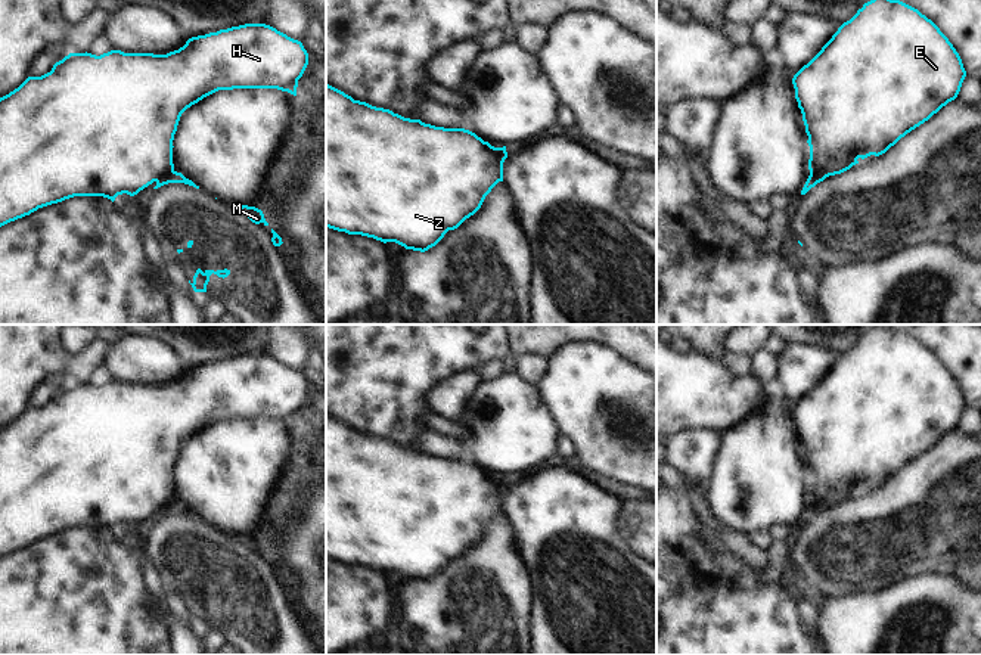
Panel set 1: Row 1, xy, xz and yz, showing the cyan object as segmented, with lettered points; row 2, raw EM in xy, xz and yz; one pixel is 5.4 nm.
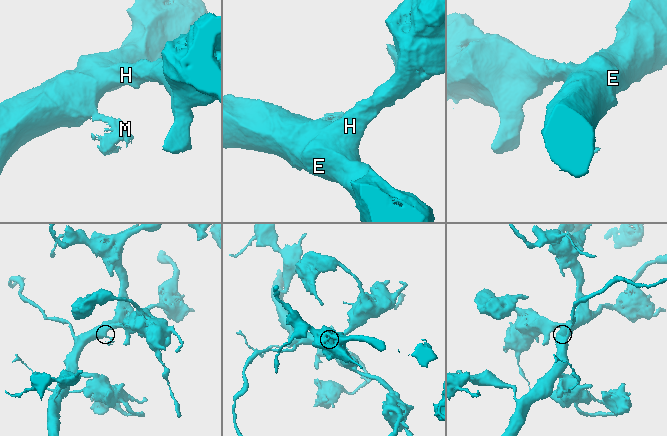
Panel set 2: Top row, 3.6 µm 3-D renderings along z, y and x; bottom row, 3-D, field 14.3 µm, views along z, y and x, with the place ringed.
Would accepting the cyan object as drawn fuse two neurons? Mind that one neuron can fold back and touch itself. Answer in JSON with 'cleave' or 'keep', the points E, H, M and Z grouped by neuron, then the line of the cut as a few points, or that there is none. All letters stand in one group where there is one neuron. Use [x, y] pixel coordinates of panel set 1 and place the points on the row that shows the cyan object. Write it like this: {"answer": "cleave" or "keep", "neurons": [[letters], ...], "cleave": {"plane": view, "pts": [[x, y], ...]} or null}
{"answer": "cleave", "neurons": [["E", "H", "Z"], ["M"]], "cleave": {"plane": "yz", "pts": [[810, 171], [831, 174]]}}

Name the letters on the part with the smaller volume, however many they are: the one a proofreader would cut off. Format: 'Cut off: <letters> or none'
Cut off: M

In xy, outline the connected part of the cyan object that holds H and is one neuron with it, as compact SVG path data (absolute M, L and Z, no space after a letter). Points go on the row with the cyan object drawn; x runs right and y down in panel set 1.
M245 24L192 37L183 47L167 55L124 53L121 50L111 50L100 56L87 52L69 53L62 60L56 62L50 72L41 77L28 77L18 89L0 97L0 227L30 215L38 208L58 204L74 196L103 196L114 202L115 198L122 193L130 196L137 195L153 181L158 181L164 174L174 171L173 140L180 117L187 108L218 90L277 89L297 96L298 80L302 77L307 65L308 53L302 43L266 24Z

